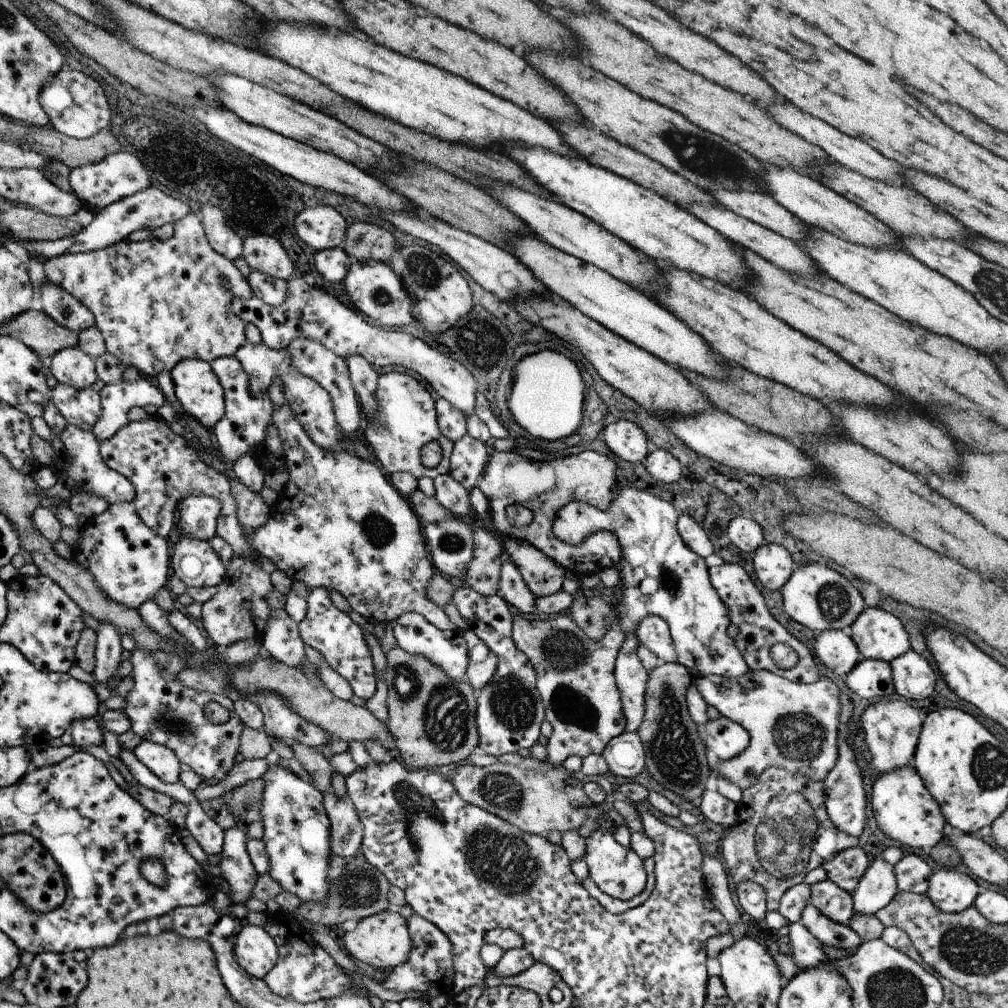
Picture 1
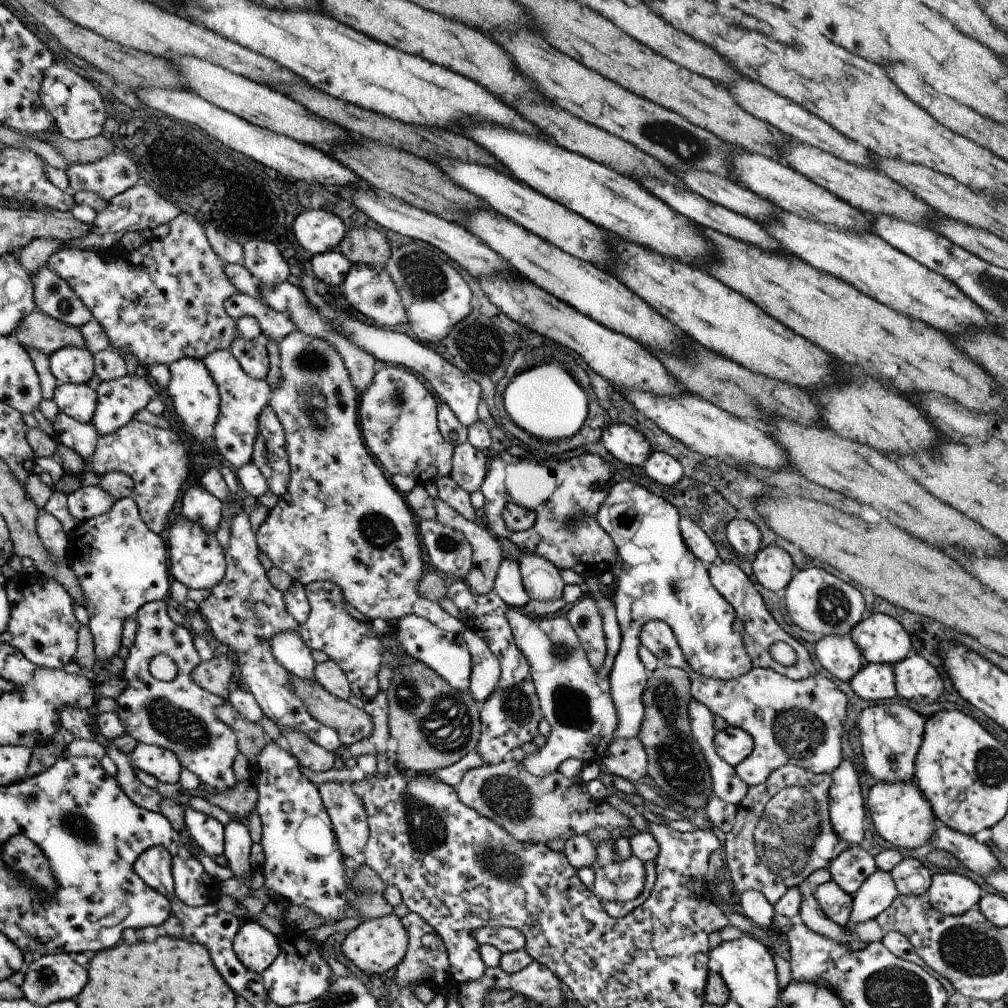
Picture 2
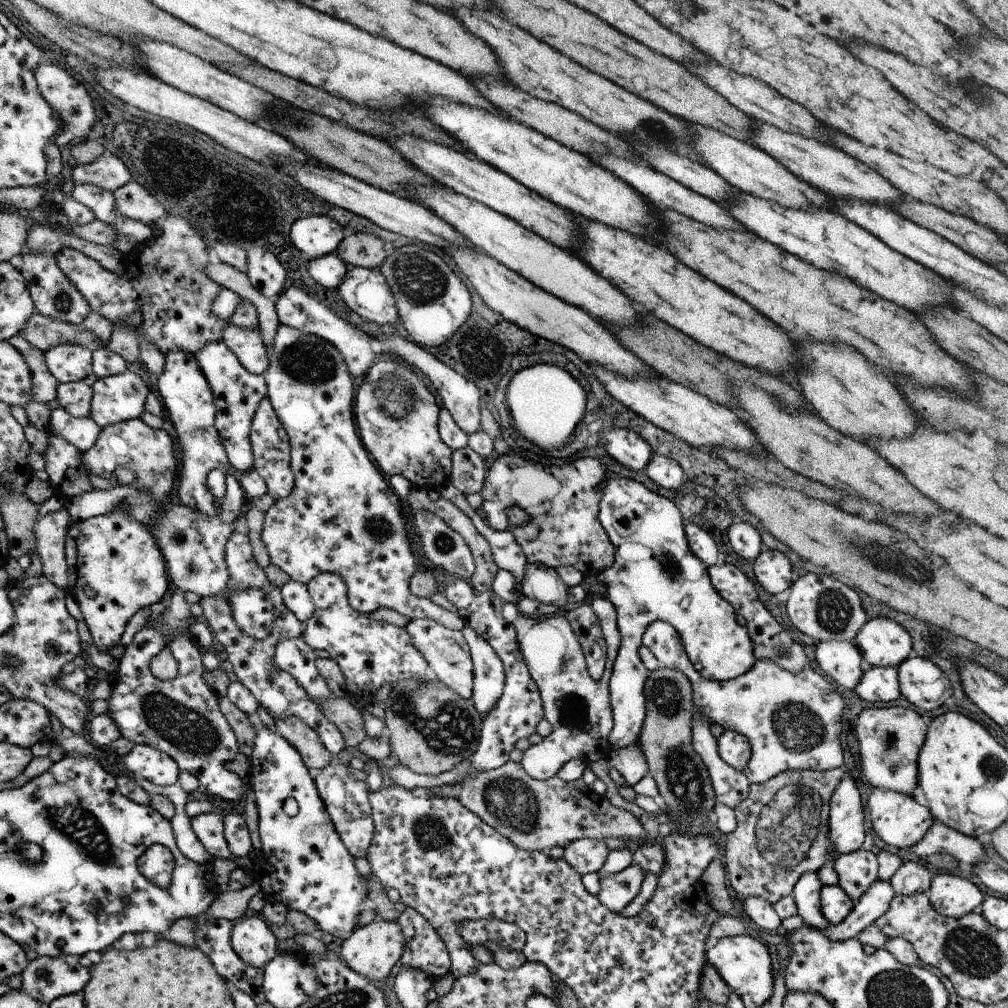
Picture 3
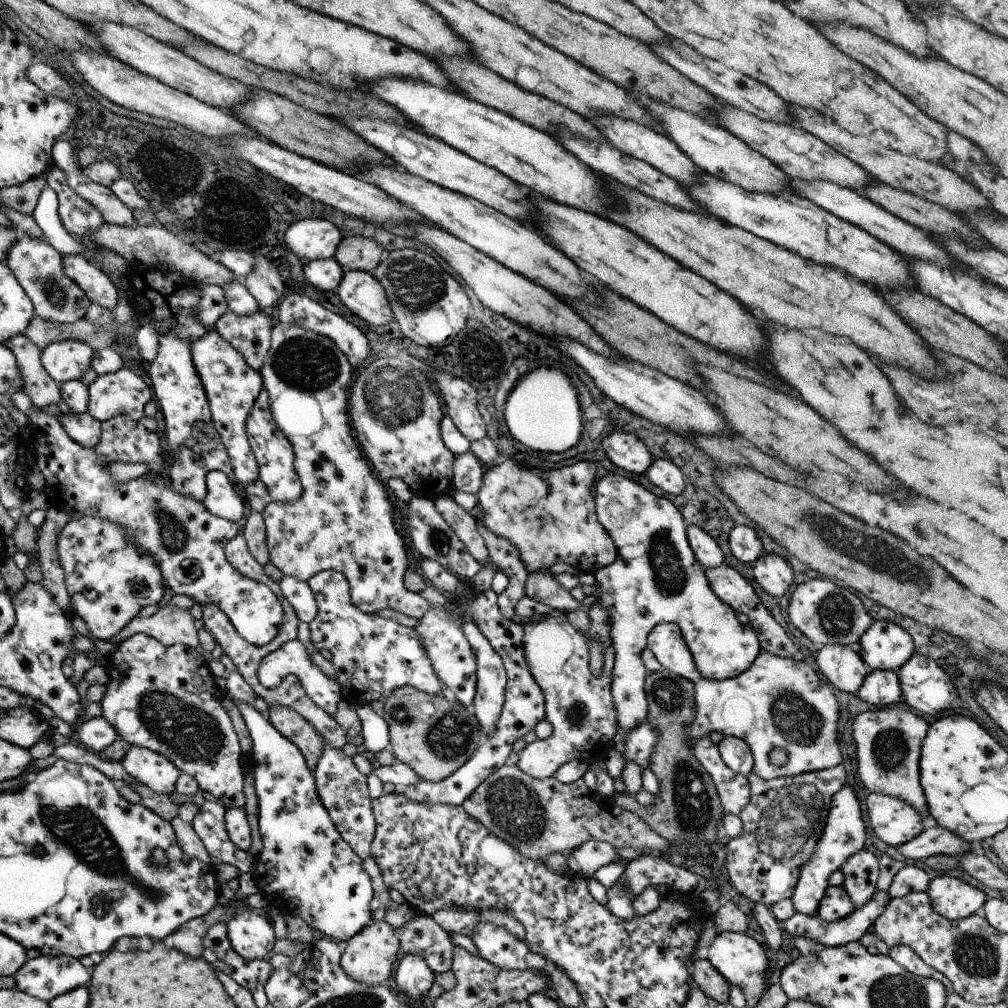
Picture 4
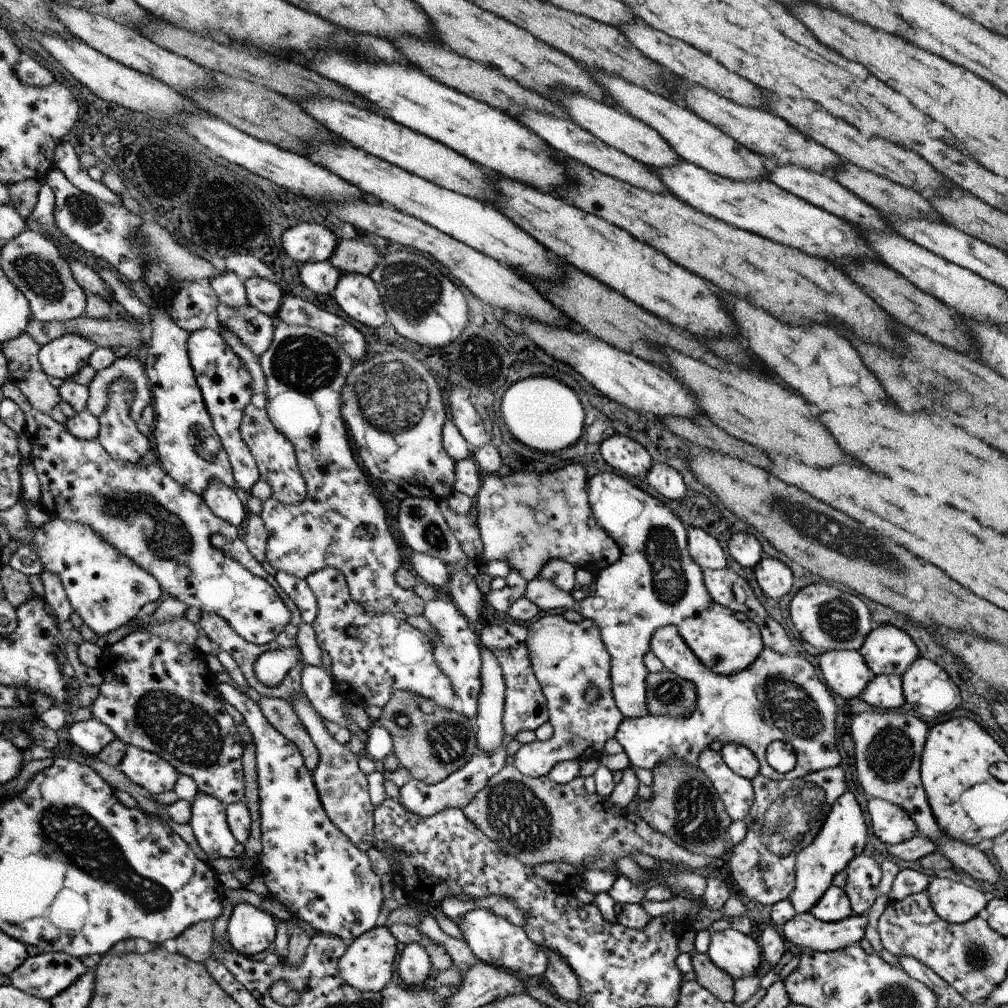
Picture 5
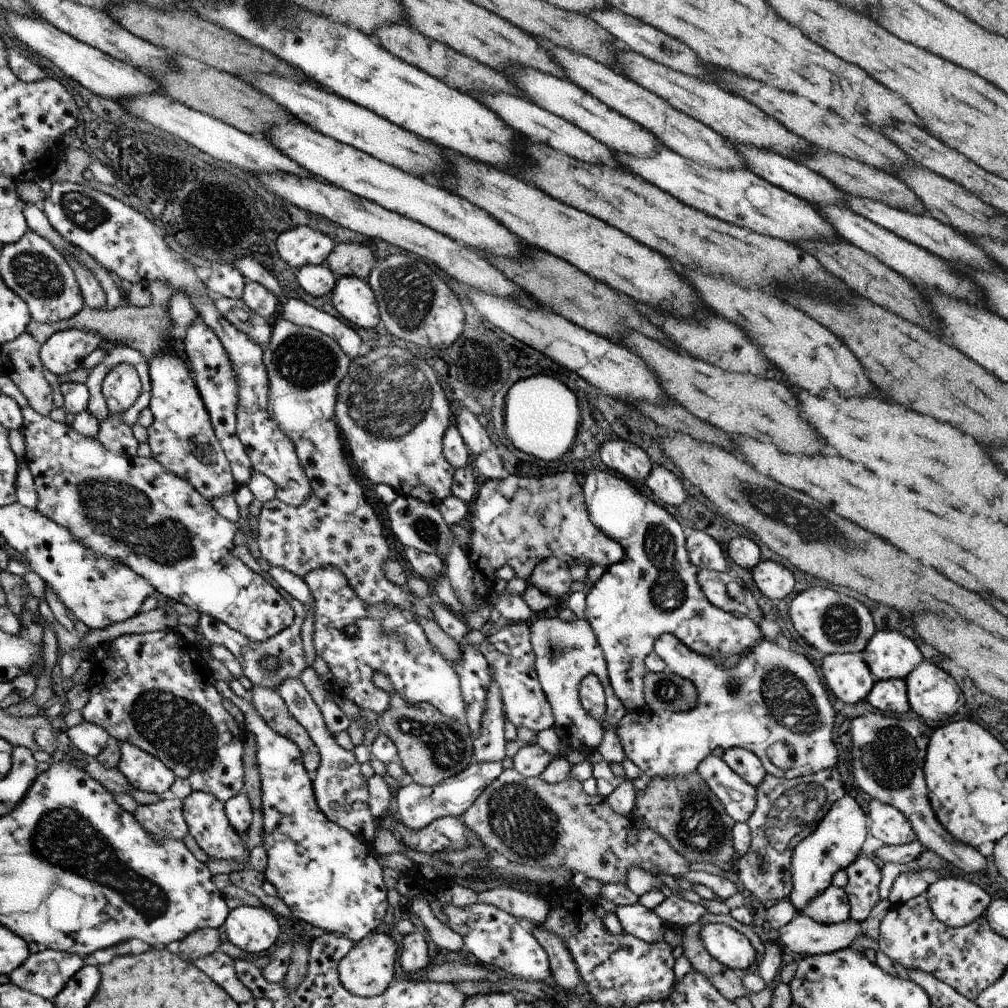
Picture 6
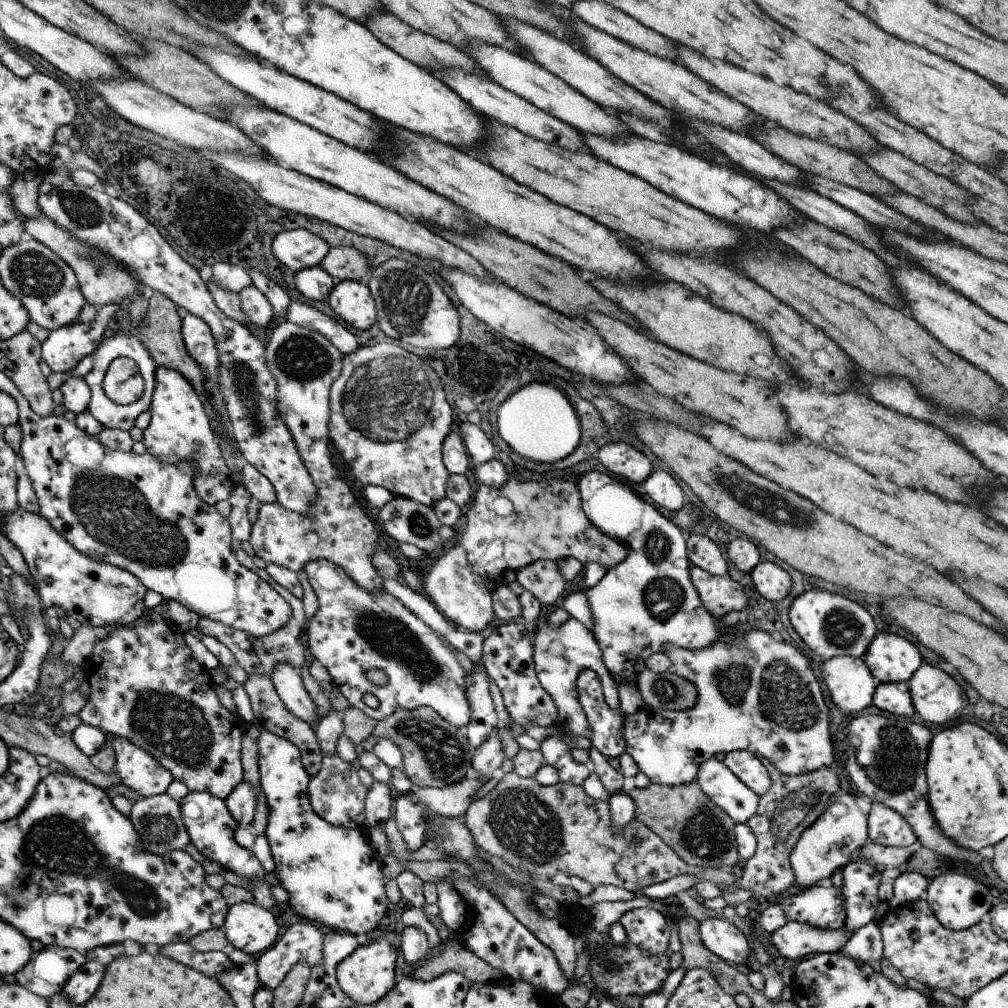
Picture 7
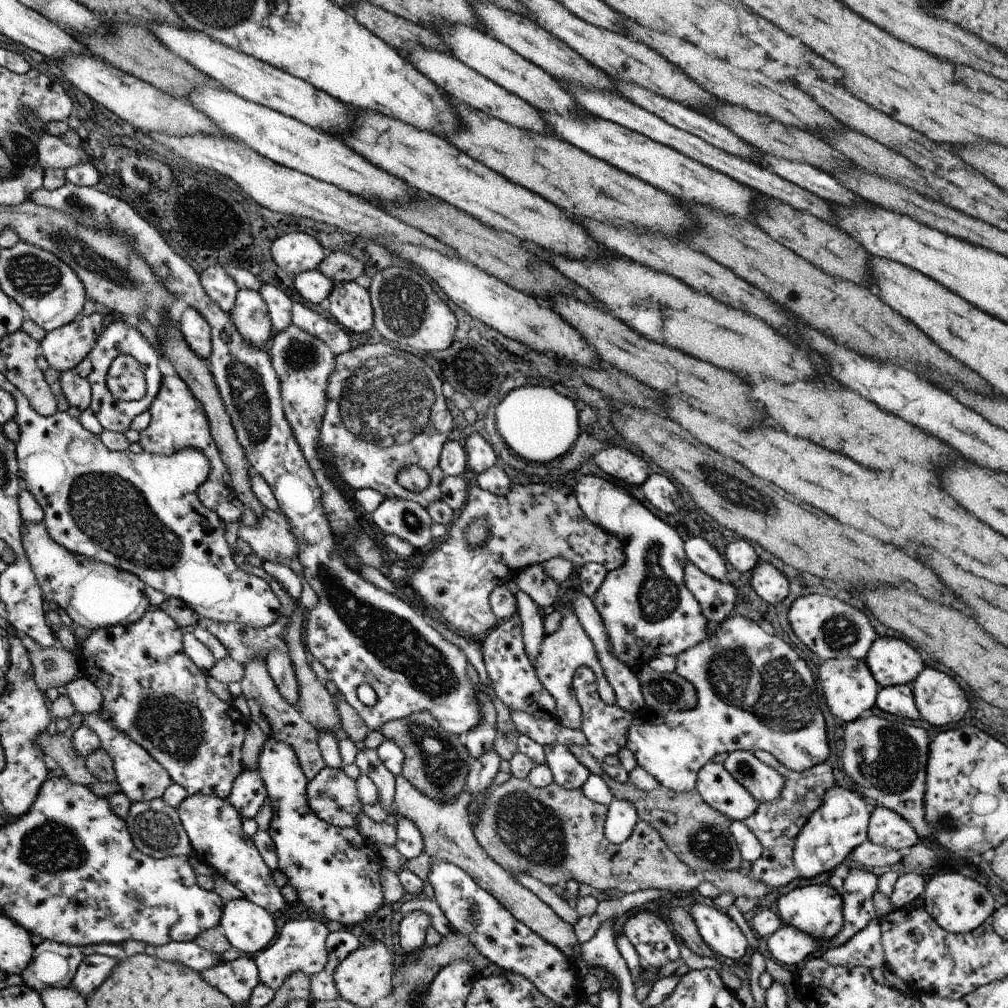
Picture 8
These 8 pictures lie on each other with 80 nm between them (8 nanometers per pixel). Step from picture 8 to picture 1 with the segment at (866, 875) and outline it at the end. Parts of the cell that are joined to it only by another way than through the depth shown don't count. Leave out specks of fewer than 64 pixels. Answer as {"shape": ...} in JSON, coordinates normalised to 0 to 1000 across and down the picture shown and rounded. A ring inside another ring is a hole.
{"shape":[[[850,839],[834,843],[815,860],[820,865],[821,872],[844,887],[863,859],[863,854],[864,850],[857,846],[855,840]]]}

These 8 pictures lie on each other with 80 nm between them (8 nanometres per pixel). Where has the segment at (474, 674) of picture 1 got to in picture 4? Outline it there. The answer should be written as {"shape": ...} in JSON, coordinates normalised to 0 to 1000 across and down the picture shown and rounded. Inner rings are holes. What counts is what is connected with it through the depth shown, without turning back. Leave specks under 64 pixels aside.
{"shape":[[[460,614],[458,625],[471,647],[473,657],[473,678],[468,696],[469,703],[481,732],[488,731],[501,695],[503,667],[501,666],[501,661],[496,650],[488,643],[486,636],[474,625],[470,617]]]}

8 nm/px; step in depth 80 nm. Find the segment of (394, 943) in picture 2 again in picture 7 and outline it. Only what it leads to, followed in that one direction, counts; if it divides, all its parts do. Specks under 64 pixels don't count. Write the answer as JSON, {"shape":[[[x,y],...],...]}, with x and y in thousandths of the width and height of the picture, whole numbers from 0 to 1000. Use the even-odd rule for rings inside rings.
{"shape":[[[380,928],[372,935],[355,938],[355,940],[344,948],[334,959],[334,972],[337,979],[355,997],[371,996],[377,992],[387,981],[391,980],[391,954],[393,942],[385,937]]]}

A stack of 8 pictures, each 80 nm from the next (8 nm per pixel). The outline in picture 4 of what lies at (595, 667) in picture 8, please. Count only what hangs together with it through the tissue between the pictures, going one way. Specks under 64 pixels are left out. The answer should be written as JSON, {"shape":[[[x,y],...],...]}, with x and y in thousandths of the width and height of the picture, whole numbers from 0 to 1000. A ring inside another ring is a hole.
{"shape":[[[590,598],[583,605],[586,612],[586,621],[581,625],[590,634],[598,639],[601,644],[599,648],[600,658],[598,668],[590,672],[585,667],[583,635],[579,629],[569,624],[562,608],[555,611],[541,612],[533,618],[518,618],[520,624],[519,640],[521,654],[526,662],[529,674],[537,683],[541,692],[541,713],[546,715],[549,725],[544,732],[534,733],[523,738],[518,746],[515,746],[514,762],[531,773],[543,773],[550,770],[551,766],[566,754],[576,754],[586,759],[597,759],[603,750],[603,745],[608,742],[608,730],[612,727],[612,710],[609,695],[606,689],[606,671],[608,659],[610,658],[610,643],[607,642],[606,619],[604,618],[604,607],[595,599]]]}

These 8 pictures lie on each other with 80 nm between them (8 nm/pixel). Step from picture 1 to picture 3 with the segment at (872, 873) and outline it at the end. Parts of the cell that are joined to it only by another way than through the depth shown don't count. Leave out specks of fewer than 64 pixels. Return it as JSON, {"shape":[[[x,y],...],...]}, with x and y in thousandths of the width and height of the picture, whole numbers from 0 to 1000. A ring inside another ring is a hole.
{"shape":[[[871,871],[848,895],[843,907],[833,917],[821,918],[815,925],[826,934],[847,932],[880,904],[888,889],[884,875]]]}

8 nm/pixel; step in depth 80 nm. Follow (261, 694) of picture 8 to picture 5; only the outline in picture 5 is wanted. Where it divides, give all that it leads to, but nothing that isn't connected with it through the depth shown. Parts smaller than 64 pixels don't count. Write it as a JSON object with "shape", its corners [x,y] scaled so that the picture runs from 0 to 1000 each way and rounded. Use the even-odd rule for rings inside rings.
{"shape":[[[260,691],[257,701],[276,726],[295,738],[305,762],[311,767],[316,755],[316,744],[288,696],[274,691]]]}

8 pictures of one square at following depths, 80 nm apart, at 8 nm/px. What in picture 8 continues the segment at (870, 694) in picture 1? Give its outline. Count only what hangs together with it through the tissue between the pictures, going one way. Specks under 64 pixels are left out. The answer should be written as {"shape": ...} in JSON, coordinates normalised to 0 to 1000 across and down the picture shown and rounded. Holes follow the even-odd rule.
{"shape":[[[903,679],[874,682],[868,700],[887,710],[895,710],[895,712],[903,712],[903,714],[914,712]]]}

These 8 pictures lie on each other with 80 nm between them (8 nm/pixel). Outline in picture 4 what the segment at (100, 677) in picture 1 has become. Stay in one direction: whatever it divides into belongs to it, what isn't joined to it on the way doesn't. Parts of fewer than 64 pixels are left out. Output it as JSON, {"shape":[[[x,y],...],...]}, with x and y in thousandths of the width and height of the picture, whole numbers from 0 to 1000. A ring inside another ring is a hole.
{"shape":[[[83,513],[69,515],[63,523],[58,533],[58,552],[64,567],[64,580],[70,593],[70,601],[83,617],[85,617],[91,631],[99,635],[112,634],[132,613],[138,611],[139,605],[147,600],[157,600],[163,593],[165,583],[160,563],[153,551],[140,547],[130,539],[126,526],[117,519],[99,513]],[[83,583],[95,585],[95,593],[86,595],[81,589]]]}

